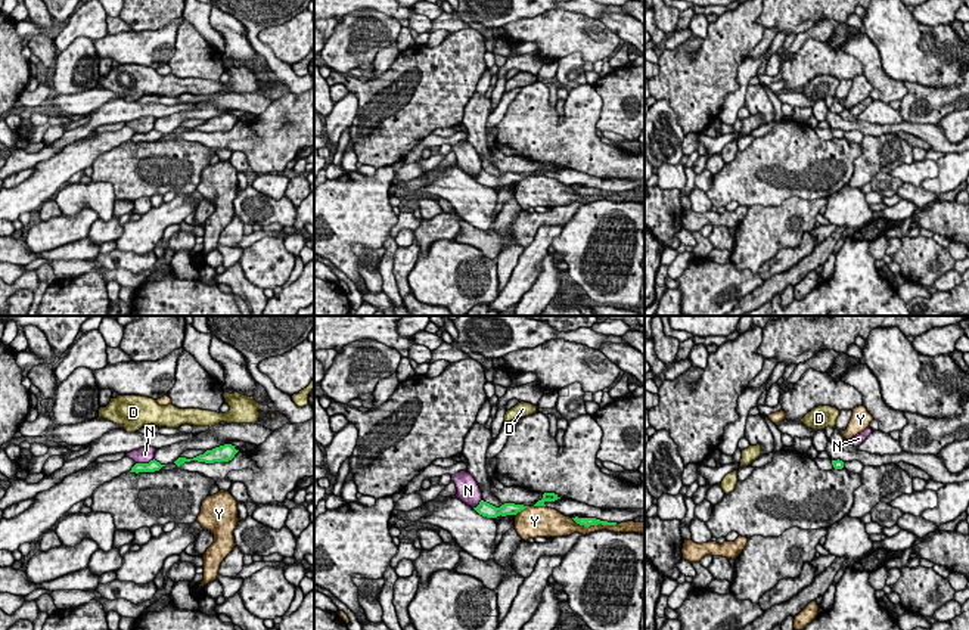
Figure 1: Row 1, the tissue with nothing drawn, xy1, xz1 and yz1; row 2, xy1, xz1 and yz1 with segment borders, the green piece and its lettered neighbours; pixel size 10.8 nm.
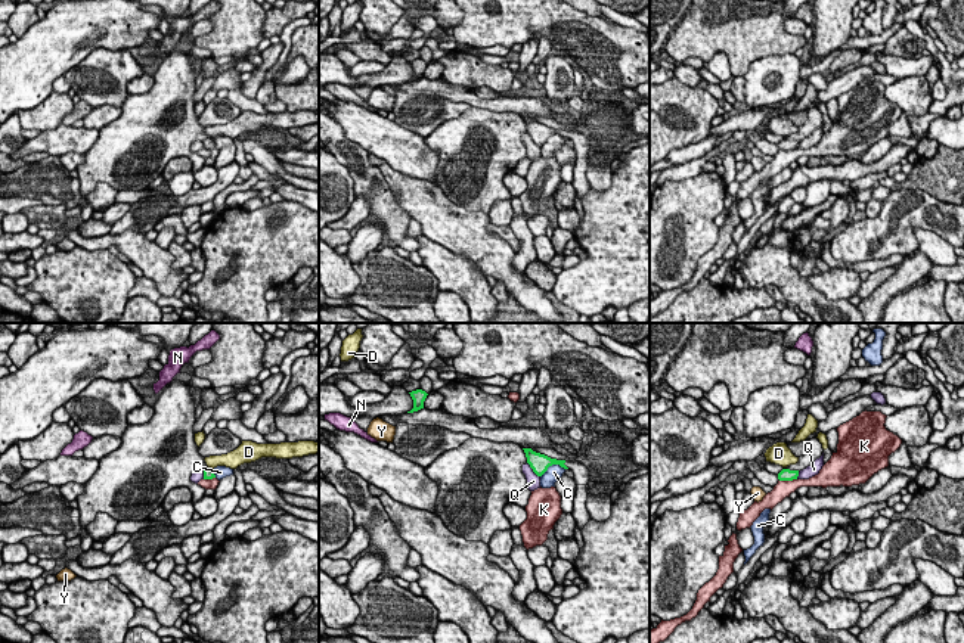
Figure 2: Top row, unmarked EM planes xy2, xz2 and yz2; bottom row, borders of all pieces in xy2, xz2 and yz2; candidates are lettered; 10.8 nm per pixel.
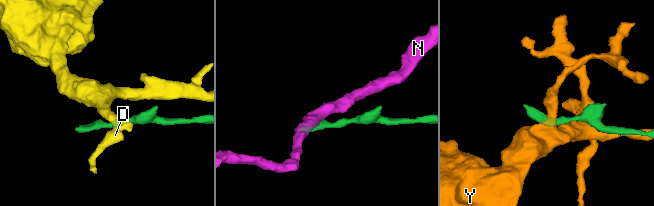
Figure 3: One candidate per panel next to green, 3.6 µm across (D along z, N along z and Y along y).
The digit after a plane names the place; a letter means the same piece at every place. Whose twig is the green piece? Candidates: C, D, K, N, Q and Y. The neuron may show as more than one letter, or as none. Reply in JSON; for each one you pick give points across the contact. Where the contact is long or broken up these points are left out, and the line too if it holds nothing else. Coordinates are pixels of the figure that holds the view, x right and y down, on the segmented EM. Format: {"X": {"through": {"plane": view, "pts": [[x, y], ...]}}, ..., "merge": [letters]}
{"merge": []}

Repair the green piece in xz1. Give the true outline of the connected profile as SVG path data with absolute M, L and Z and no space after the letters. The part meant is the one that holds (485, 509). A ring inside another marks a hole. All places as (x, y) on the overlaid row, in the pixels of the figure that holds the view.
M484 500L479 502L476 508L473 508L479 515L487 518L497 518L497 516L506 516L506 515L516 515L518 512L524 510L528 506L524 505L515 505L515 503L504 503L500 508L496 508Z

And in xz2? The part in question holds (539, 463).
M523 448L527 457L527 463L530 465L530 468L533 469L533 472L537 476L542 476L549 466L552 465L560 465L564 469L570 469L574 473L574 481L576 485L588 485L589 482L589 469L579 463L579 462L565 462L565 460L557 460L557 459L551 459L545 454L536 453L531 448Z

